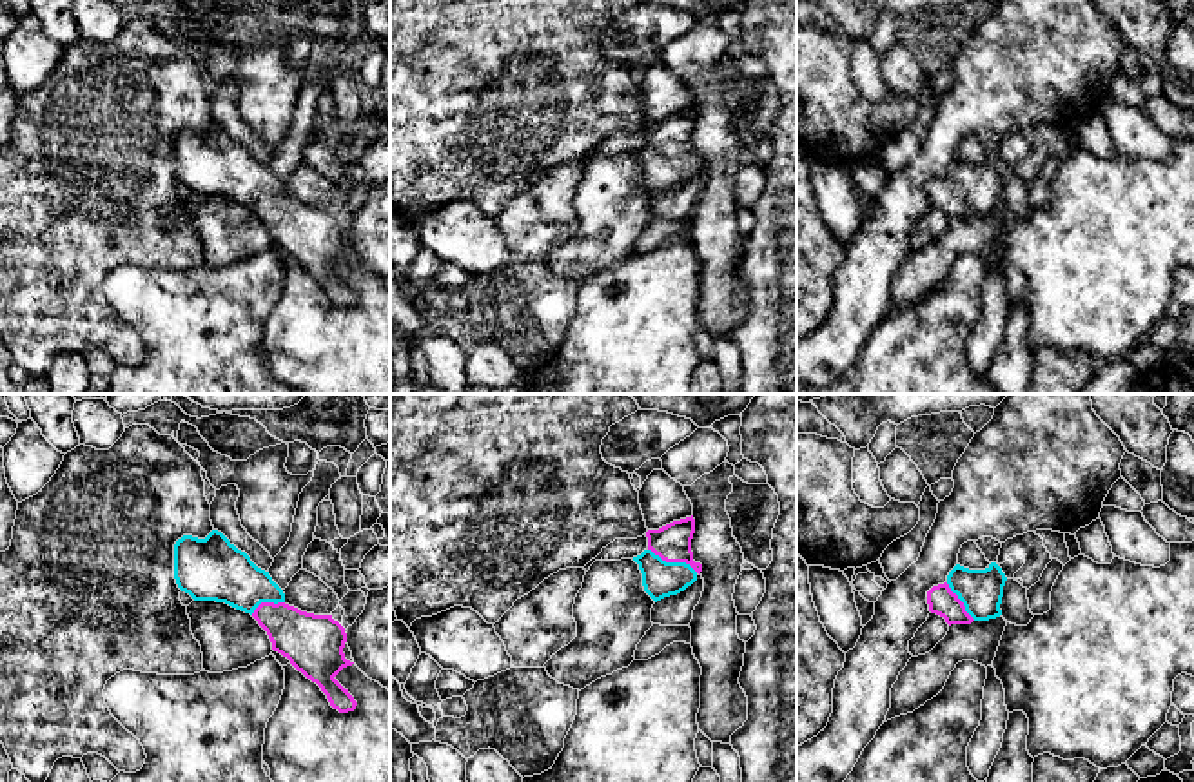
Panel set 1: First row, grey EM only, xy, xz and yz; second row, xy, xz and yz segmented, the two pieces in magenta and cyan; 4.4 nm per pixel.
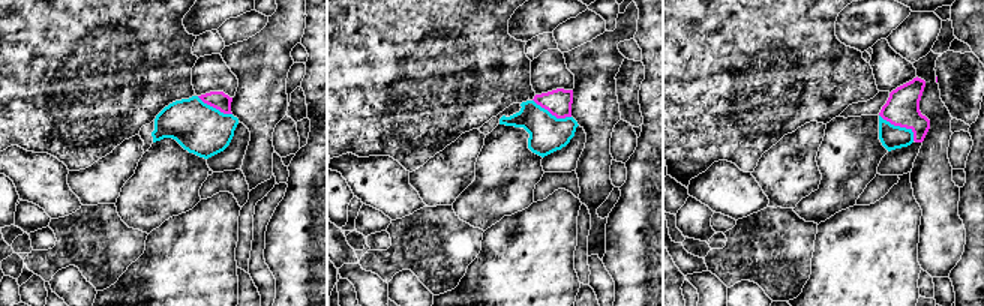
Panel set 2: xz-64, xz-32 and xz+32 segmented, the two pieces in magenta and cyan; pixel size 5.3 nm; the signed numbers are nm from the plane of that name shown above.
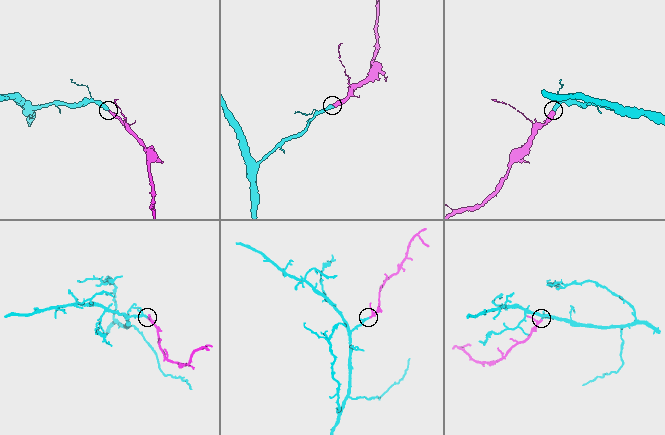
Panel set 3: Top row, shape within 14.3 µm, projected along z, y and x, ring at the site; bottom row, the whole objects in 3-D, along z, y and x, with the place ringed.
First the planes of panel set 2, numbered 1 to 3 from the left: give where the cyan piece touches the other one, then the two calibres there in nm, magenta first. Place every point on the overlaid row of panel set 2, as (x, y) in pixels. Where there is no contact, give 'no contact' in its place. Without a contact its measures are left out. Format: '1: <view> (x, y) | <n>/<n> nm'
1: xz-64 (215, 107) | 100/280 nm
2: xz-32 (552, 114) | 140/200 nm
3: xz+32 (900, 126) | 190/130 nm

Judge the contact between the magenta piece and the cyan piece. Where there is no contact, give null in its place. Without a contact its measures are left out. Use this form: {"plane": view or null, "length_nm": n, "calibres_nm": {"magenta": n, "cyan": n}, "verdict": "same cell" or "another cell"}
{"plane": "xz", "length_nm": 240, "calibres_nm": {"magenta": 170, "cyan": 160}, "verdict": "same cell"}

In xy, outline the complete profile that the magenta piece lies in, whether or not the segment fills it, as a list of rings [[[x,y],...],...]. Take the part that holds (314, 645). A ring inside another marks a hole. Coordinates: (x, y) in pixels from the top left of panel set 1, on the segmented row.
[[[212,530],[205,539],[183,535],[174,544],[174,579],[181,591],[194,601],[225,602],[250,613],[267,631],[272,650],[290,660],[307,679],[316,682],[330,706],[339,713],[354,711],[357,702],[334,677],[354,662],[345,659],[345,628],[332,615],[314,615],[285,602],[283,590],[269,572],[258,568],[250,557],[238,550],[221,532]]]

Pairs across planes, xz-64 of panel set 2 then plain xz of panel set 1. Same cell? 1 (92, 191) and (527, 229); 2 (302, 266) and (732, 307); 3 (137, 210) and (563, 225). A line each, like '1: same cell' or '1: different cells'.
1: same cell
2: different cells
3: different cells

